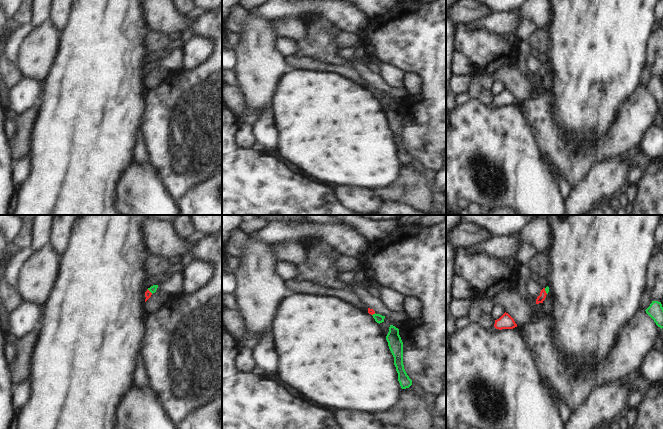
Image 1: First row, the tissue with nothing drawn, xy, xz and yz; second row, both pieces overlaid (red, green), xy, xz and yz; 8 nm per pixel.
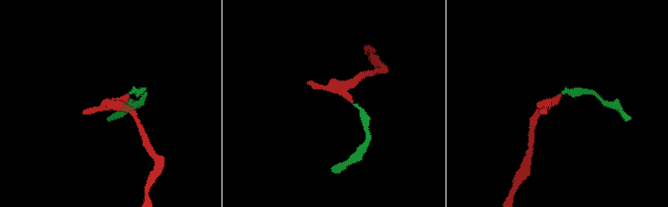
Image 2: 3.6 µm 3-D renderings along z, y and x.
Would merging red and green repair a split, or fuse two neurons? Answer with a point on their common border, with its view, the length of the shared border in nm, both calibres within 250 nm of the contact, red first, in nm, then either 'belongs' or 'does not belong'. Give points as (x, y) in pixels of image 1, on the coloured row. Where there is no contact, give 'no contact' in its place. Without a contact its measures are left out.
yz (545, 291) | 50 nm | 60/30 nm | belongs

